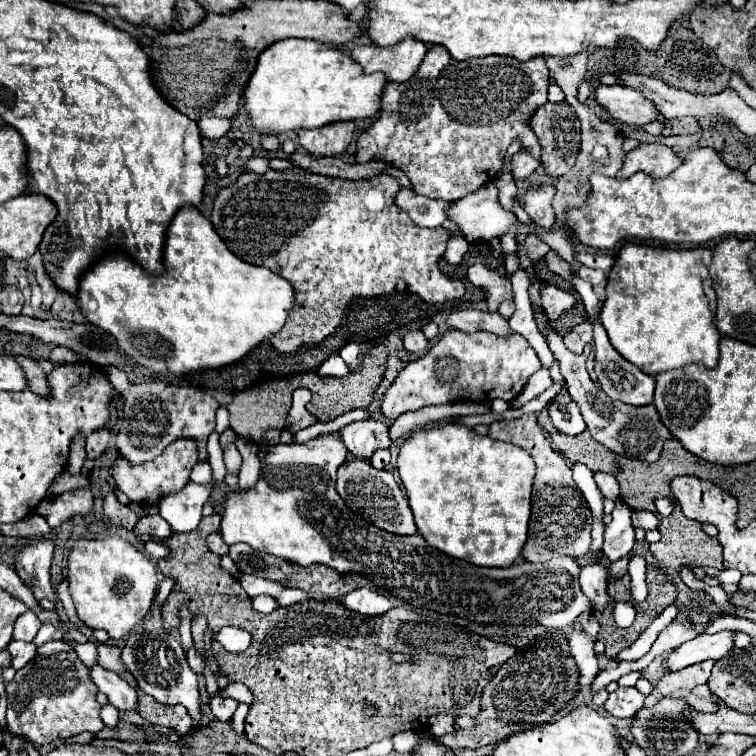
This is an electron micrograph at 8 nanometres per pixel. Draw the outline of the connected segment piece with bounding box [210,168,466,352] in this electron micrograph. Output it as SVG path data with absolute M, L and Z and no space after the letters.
M292 168L282 172L270 170L266 174L242 172L232 186L218 192L210 220L226 246L244 262L266 266L294 284L296 308L292 310L282 332L270 338L278 352L296 352L300 344L320 344L342 324L354 298L392 294L398 280L404 280L410 292L432 304L444 304L464 296L465 284L459 279L445 276L438 268L452 232L442 226L416 226L408 212L398 208L394 202L400 188L402 186L392 176L342 180Z

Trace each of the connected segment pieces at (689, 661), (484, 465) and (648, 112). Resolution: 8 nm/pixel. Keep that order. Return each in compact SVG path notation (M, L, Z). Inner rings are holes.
M722 630L718 634L702 634L690 642L678 646L664 666L680 670L704 660L722 660L734 648L734 630Z
M444 422L430 430L414 432L414 436L406 440L400 448L400 480L406 488L418 532L426 538L430 546L458 560L466 560L474 566L512 566L522 556L522 548L528 538L534 460L526 450L518 448L516 444L472 434L474 432L470 428L450 422Z
M600 86L594 90L594 96L600 106L604 106L614 120L632 124L632 126L646 126L656 120L660 110L654 102L644 98L640 90L626 88L626 86Z

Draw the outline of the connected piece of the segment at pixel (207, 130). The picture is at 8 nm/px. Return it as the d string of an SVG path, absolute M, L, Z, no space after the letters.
M200 118L198 120L198 128L202 132L202 136L206 138L220 138L230 130L230 120L228 118Z

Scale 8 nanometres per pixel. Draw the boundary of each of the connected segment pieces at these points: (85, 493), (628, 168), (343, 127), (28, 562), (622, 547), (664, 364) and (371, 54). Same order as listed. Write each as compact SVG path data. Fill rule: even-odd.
M90 488L58 494L54 502L40 502L36 512L46 518L50 526L60 526L62 522L74 518L74 516L84 516L90 514L94 508L94 498Z
M640 144L630 150L624 158L624 168L620 170L622 178L630 178L636 172L646 172L650 178L666 178L672 170L682 164L682 158L664 144Z
M332 122L316 130L300 130L300 146L312 156L336 156L346 152L354 136L354 122Z
M32 540L18 556L16 556L16 572L22 580L32 588L36 598L54 598L54 590L50 584L50 560L52 560L54 544L48 540Z
M616 500L612 510L612 522L606 526L606 538L604 538L604 554L616 562L622 556L630 554L634 550L634 526L630 520L630 506L622 500Z
M624 244L614 268L608 276L606 286L606 302L602 304L600 322L608 332L612 346L618 346L618 352L628 360L634 362L642 372L656 376L660 372L676 370L686 364L704 364L706 368L714 368L718 362L718 344L720 332L716 328L716 294L714 282L710 278L710 262L712 252L708 248L694 248L694 250L672 250L662 246L648 246L648 244Z
M406 38L400 44L386 46L386 48L376 44L370 44L370 46L362 44L362 46L356 46L350 52L350 56L354 58L354 62L362 66L366 74L382 72L390 82L404 82L416 72L426 50L428 48L424 42Z

